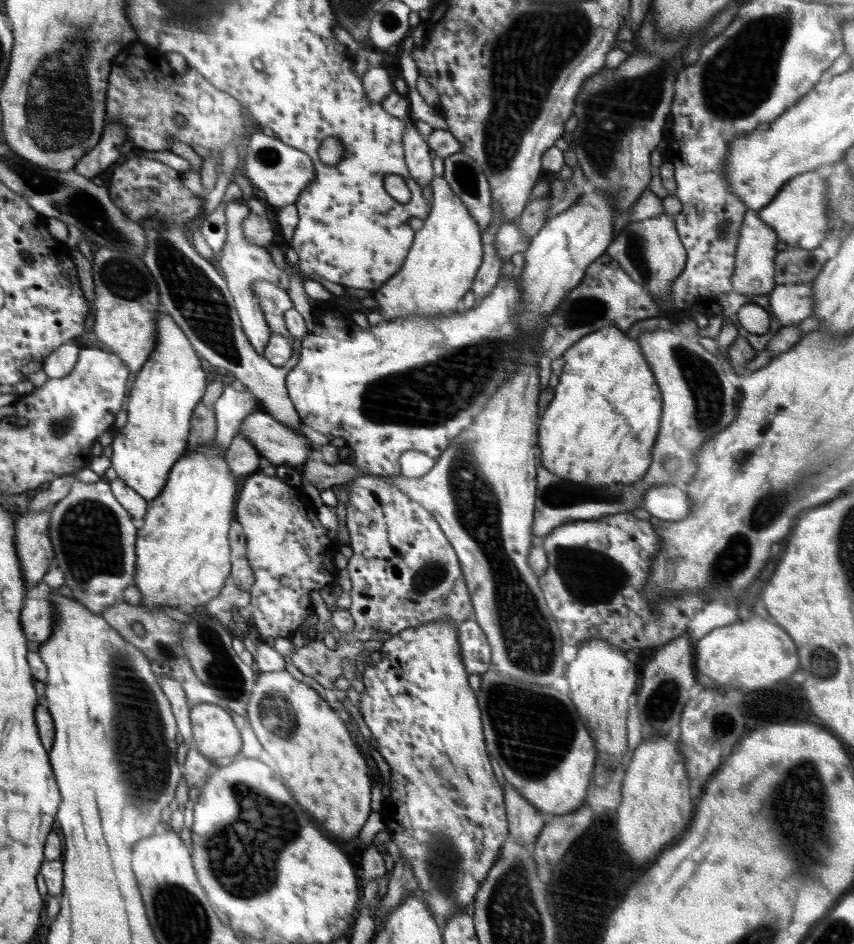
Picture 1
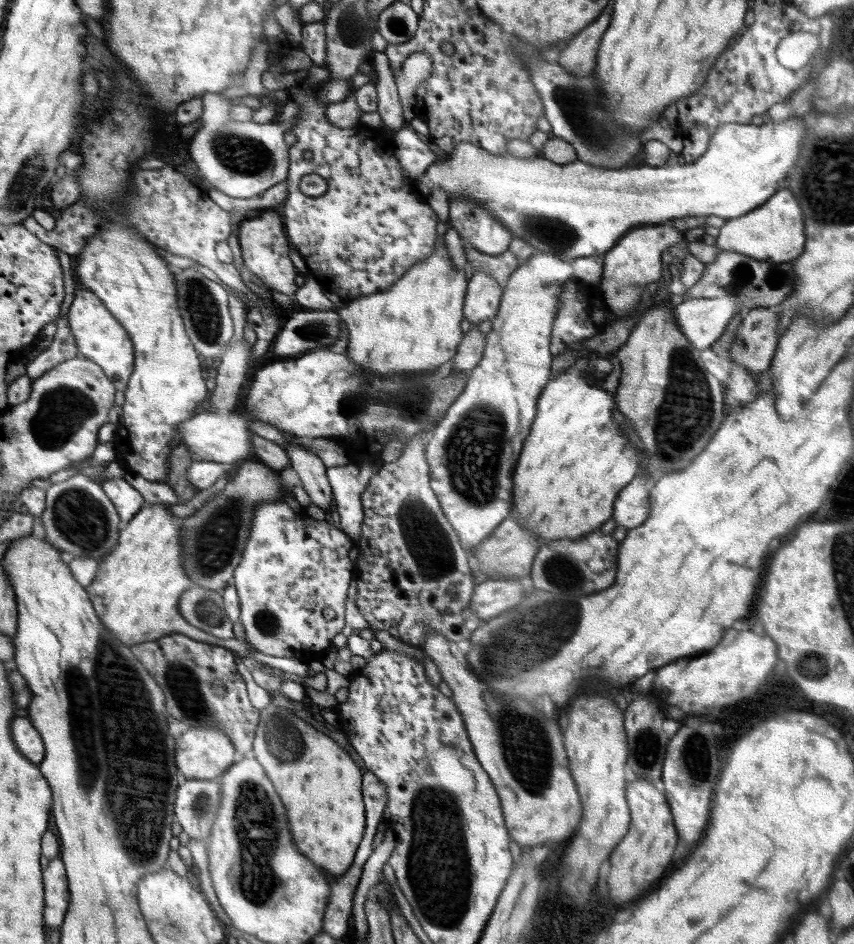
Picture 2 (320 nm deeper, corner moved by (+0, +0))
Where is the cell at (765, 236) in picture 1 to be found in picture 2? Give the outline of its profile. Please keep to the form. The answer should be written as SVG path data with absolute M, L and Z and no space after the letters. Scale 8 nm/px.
M735 296L687 299L675 306L675 321L680 332L700 351L711 348L730 319L740 313Z

